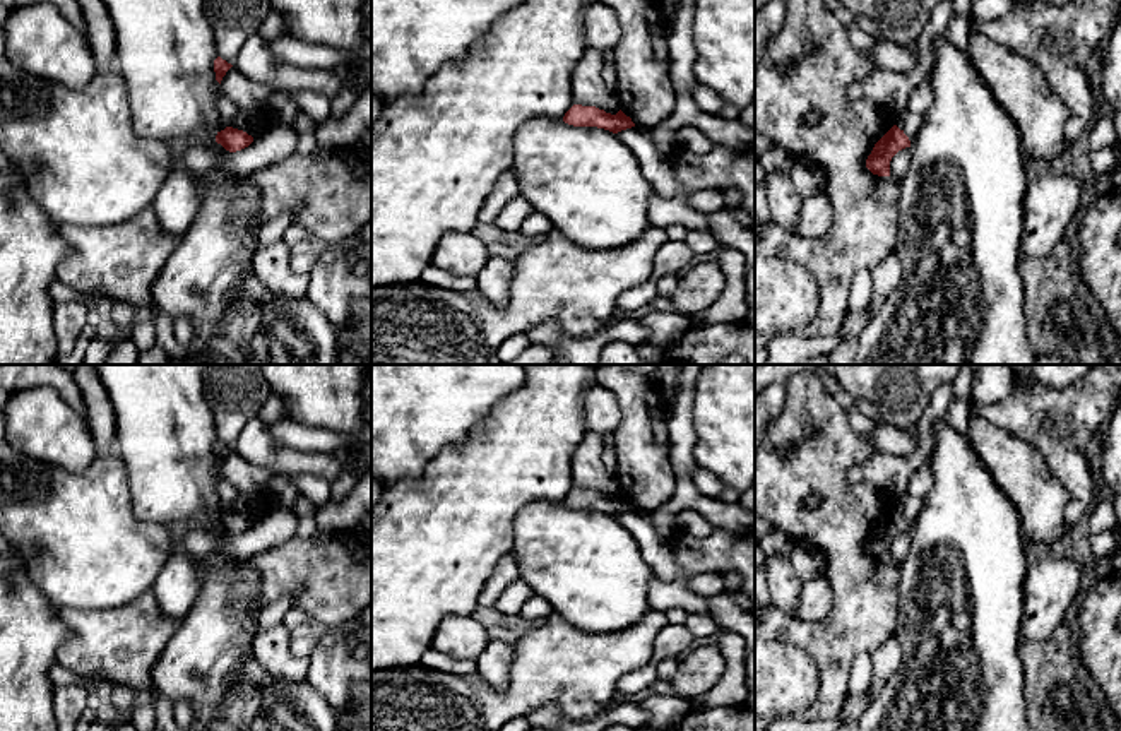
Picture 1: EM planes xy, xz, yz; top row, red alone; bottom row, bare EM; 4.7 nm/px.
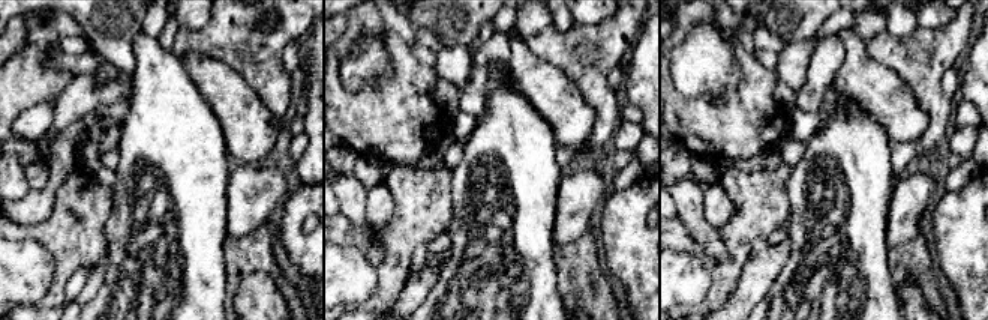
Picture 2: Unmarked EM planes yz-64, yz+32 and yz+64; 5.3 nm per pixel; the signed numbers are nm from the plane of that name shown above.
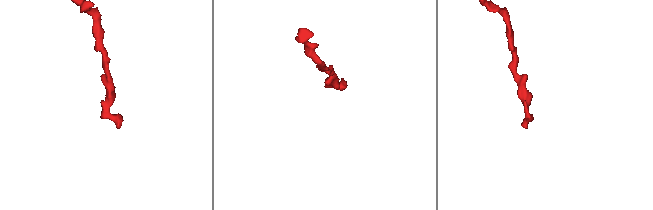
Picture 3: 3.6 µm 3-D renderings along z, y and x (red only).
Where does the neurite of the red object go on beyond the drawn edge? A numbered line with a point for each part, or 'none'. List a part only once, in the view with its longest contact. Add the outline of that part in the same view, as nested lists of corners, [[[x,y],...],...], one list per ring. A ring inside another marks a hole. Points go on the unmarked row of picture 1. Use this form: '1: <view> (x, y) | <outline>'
none

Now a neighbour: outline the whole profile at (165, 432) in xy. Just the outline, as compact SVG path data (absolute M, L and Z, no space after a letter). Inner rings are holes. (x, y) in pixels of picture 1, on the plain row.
M96 365L115 409L116 452L128 471L133 514L145 522L164 526L173 551L185 551L185 536L192 529L228 538L216 519L221 507L214 443L217 431L214 411L204 392L207 365Z

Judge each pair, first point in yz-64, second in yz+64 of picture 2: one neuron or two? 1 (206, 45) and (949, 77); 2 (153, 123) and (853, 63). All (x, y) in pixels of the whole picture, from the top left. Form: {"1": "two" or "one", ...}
{"1": "two", "2": "two"}

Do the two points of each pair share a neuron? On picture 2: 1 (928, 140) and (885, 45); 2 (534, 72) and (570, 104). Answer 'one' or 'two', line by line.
1: one
2: one

